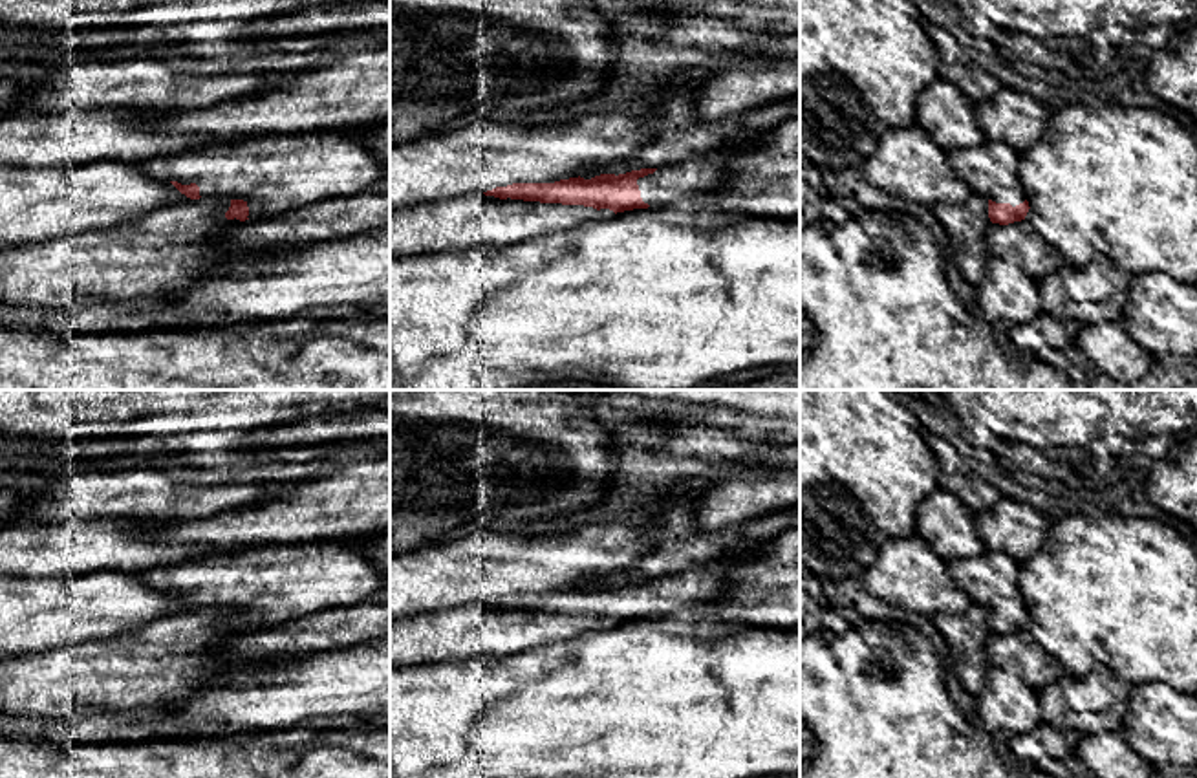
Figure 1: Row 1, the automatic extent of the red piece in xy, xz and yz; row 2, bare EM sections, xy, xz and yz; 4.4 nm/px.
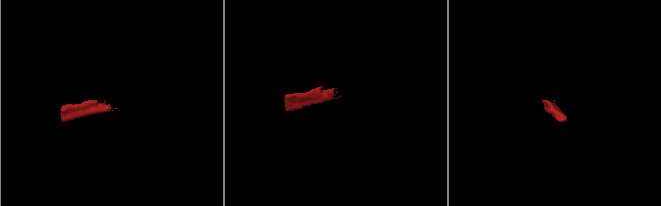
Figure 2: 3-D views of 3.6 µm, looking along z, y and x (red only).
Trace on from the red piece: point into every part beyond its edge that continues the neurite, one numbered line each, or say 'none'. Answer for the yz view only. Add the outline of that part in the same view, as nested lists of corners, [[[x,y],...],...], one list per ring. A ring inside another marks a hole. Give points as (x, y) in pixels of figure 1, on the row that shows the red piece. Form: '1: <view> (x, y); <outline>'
1: yz (991, 169); [[[985,139],[974,146],[950,150],[946,156],[950,168],[972,192],[1012,207],[1025,201],[1018,174],[1019,152],[1008,145]]]

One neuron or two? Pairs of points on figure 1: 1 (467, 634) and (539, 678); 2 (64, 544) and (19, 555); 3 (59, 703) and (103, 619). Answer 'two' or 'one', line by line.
1: two
2: one
3: two

